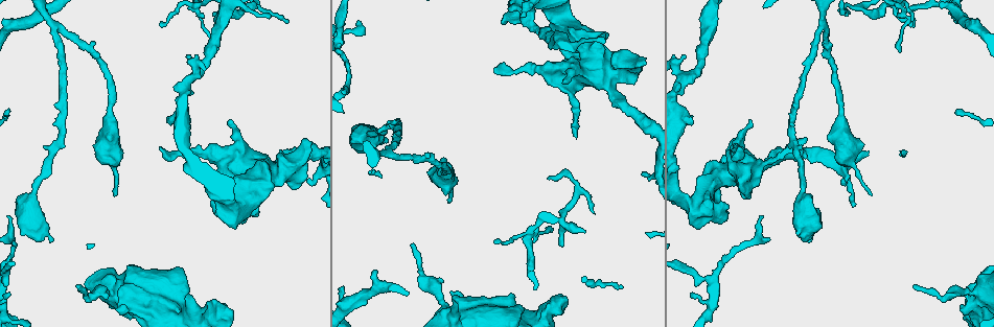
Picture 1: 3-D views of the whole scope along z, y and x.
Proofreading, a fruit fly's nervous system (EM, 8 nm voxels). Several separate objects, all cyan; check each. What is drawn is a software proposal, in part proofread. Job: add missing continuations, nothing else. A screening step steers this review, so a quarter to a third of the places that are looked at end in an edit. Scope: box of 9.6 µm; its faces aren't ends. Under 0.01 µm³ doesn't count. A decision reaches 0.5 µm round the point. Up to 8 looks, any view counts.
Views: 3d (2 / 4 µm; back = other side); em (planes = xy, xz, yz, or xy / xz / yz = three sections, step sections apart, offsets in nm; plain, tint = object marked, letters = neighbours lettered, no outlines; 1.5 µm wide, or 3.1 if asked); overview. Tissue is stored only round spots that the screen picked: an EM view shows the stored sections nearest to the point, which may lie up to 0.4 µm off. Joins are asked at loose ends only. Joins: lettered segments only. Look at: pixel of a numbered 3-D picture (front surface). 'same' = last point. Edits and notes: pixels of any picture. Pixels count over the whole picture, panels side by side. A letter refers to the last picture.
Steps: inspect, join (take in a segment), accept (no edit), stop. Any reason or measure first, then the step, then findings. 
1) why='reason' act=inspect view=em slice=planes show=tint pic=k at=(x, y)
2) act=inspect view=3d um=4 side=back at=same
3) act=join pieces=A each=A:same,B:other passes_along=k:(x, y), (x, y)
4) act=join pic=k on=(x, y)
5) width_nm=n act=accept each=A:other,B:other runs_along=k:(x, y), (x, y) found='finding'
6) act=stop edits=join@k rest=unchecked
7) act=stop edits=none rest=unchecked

why='free end' act=inspect view=3d um=4 pic=1 at=(51, 241)

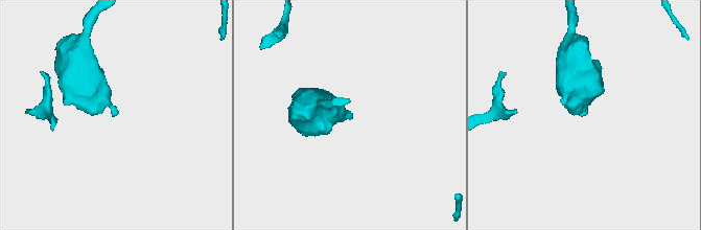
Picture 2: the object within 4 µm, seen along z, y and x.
why='need the tissue' act=inspect view=em slice=planes show=plain pic=2 at=(348, 112)

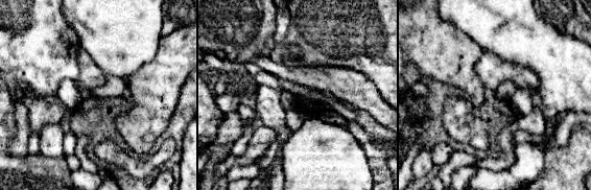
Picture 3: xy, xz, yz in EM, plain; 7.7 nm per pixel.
act=inspect view=em slice=planes show=letters at=same

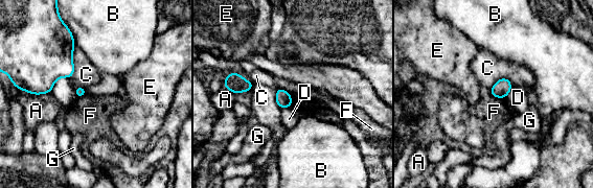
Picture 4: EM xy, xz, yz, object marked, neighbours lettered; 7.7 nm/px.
act=accept each=A:other,B:other,C:other,D:other,E:other,F:other,G:other border=4:(491, 94), (505, 98) found='none of them fits'

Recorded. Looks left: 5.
why='free end' act=inspect view=3d um=2 pic=1 at=(751, 120)

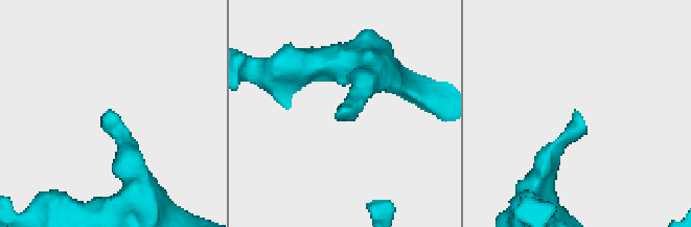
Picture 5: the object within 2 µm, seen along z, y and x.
act=inspect view=em slice=xy step=4 show=letters pic=5 at=(343, 112)

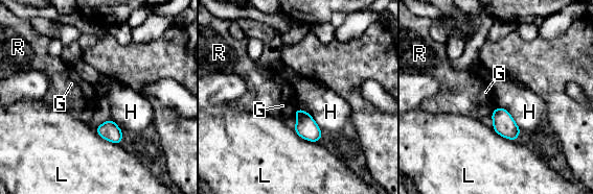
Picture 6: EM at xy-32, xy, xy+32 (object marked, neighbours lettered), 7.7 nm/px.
width_nm=150 longest_contact=H:260nm act=accept each=G:other,H:other,L:other,R:other found='none of them fits'

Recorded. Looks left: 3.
act=inspect view=em slice=planes show=letters pic=1 at=(685, 55)

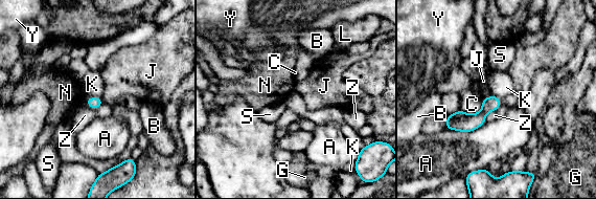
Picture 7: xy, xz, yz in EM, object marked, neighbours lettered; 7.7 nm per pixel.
act=accept each=A:other,B:other,C:other,G:other,J:other,K:other,L:other,N:other,S:other,Y:other,Z:other border=7:(100, 97), (87, 98) found='none of them fits'

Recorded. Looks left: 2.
act=stop edits=none rest=unchecked

